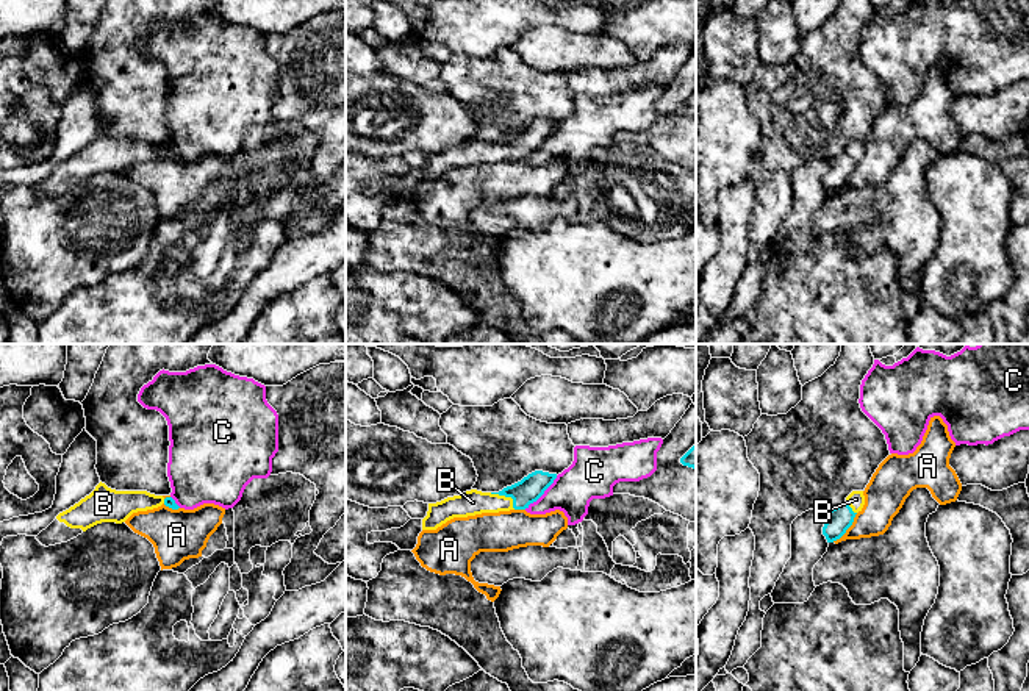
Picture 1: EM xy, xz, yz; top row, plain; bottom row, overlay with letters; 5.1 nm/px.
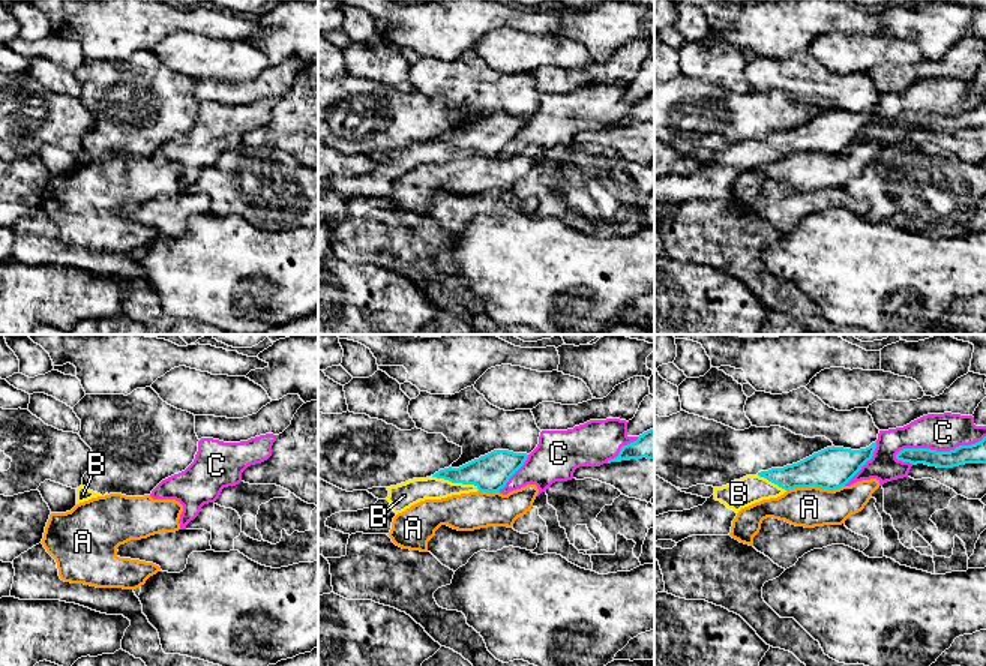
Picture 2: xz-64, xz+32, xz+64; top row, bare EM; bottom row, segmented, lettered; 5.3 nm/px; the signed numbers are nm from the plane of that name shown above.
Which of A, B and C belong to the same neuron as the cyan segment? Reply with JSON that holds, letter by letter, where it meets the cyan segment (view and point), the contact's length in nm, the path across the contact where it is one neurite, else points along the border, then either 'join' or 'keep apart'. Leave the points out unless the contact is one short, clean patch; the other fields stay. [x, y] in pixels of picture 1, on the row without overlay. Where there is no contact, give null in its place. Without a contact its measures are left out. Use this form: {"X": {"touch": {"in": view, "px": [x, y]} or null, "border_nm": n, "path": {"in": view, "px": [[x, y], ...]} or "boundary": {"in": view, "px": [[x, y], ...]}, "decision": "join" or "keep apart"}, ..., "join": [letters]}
{"A": {"touch": {"in": "yz", "px": [848, 177]}, "border_nm": 200, "decision": "keep apart"}, "B": {"touch": {"in": "xz", "px": [505, 146]}, "border_nm": 160, "decision": "join"}, "C": {"touch": {"in": "xz", "px": [541, 144]}, "border_nm": 240, "decision": "keep apart"}, "join": ["B"]}

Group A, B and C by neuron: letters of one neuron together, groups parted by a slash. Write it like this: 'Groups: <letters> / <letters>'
Groups: A / B / C

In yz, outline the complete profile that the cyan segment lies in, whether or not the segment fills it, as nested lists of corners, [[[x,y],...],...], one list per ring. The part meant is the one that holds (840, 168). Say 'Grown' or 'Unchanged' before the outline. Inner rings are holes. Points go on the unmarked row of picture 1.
Grown. [[[852,141],[846,147],[844,153],[827,161],[829,169],[823,177],[823,184],[826,186],[827,192],[834,192],[846,183],[846,180],[852,175],[855,164],[862,161],[863,155],[863,141]]]

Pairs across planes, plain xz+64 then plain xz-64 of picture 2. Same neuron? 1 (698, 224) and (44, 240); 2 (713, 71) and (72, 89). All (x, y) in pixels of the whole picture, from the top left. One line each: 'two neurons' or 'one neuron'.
1: one neuron
2: one neuron

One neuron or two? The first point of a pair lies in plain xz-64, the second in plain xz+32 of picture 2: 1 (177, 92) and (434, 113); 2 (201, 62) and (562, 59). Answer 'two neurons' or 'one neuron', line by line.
1: two neurons
2: one neuron

